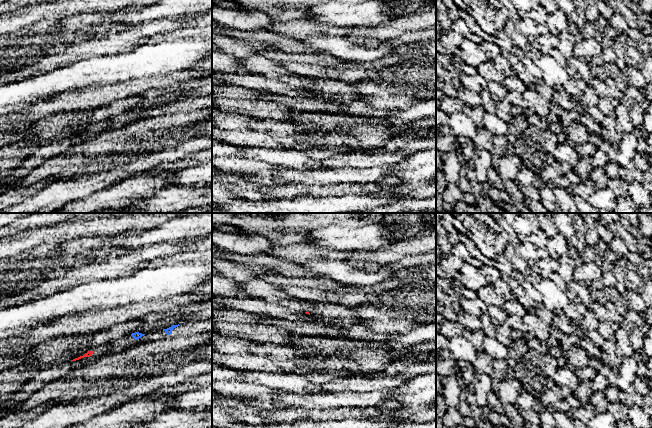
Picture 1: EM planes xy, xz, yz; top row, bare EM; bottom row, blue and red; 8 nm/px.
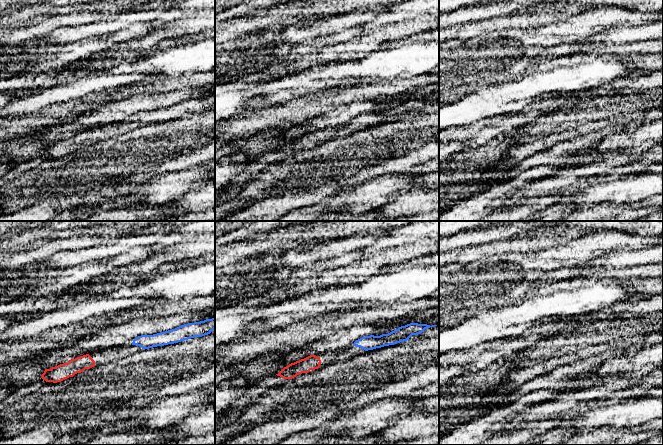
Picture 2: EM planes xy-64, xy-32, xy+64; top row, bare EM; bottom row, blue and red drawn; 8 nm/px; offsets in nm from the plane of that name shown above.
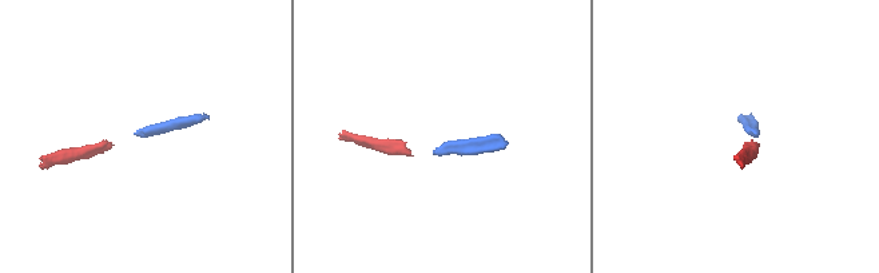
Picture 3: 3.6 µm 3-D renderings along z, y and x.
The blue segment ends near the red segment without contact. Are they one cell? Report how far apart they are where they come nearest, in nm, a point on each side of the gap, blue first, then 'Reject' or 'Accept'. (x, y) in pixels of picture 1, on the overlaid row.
Distance 340 nm. Across: xy (131, 335), (93, 352). Accept

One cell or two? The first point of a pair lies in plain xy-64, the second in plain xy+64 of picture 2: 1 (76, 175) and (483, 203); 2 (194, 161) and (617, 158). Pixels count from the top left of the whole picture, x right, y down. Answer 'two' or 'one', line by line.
1: two
2: one

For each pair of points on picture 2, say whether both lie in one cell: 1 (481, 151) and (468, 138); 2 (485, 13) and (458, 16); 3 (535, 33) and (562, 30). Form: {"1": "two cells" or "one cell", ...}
{"1": "two cells", "2": "one cell", "3": "one cell"}

